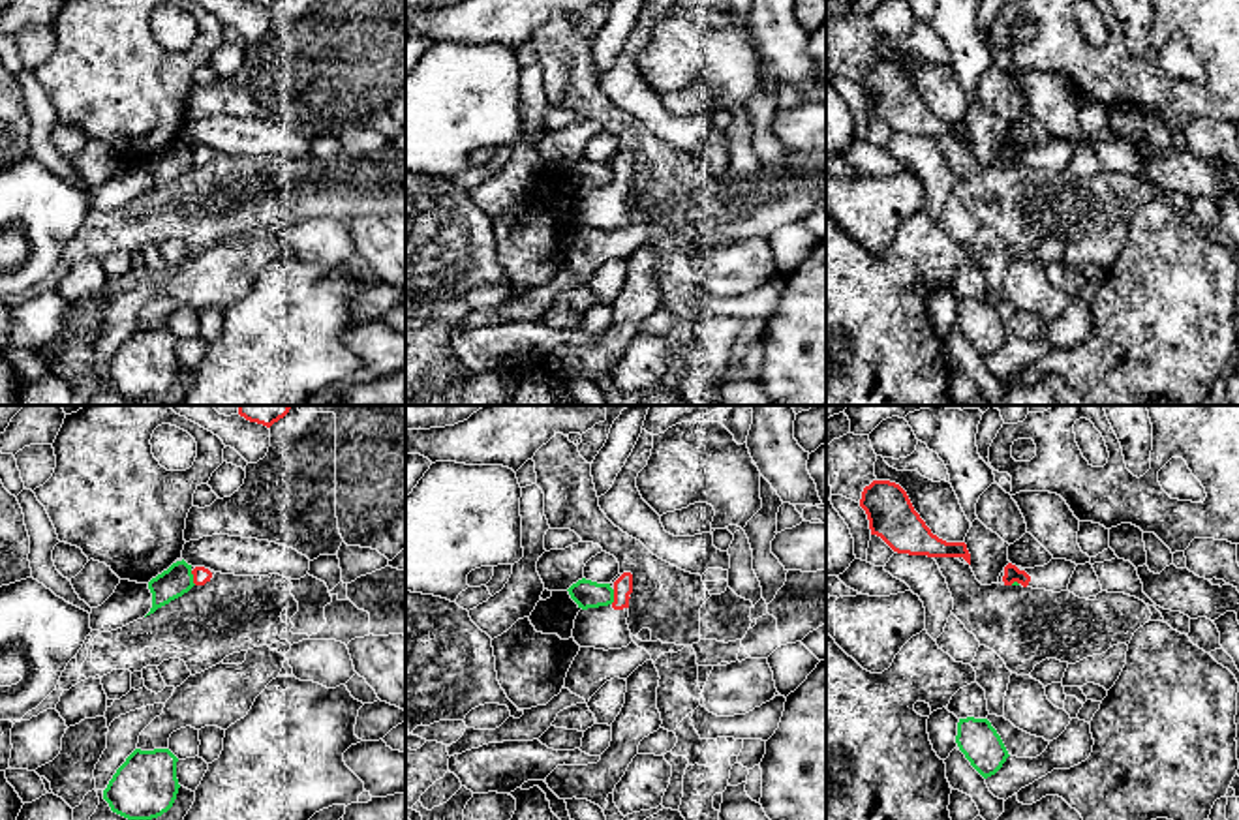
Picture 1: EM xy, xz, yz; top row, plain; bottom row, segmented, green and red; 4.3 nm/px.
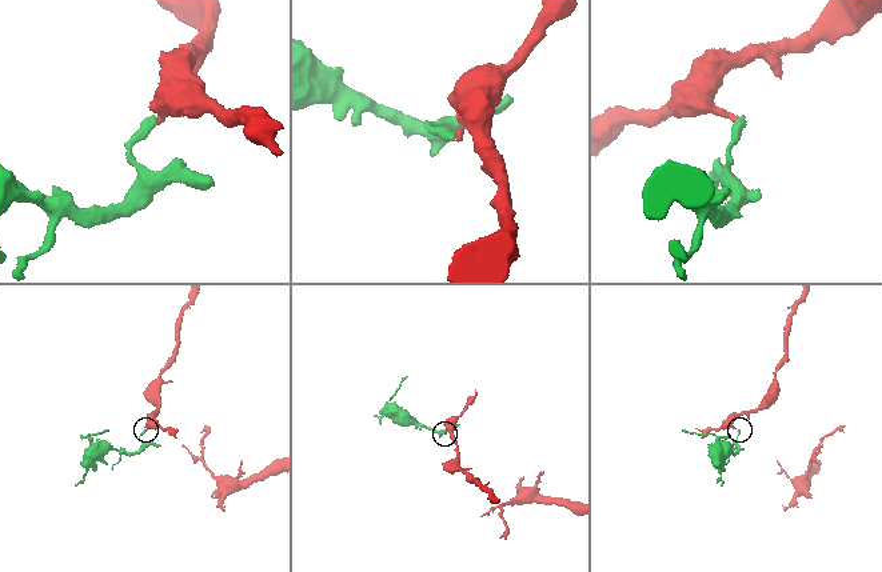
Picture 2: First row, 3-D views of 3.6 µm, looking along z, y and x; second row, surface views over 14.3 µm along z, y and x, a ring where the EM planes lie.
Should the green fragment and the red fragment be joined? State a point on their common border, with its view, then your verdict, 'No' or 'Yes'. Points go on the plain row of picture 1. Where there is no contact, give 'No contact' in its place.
Touches green at xy (192, 158). No

